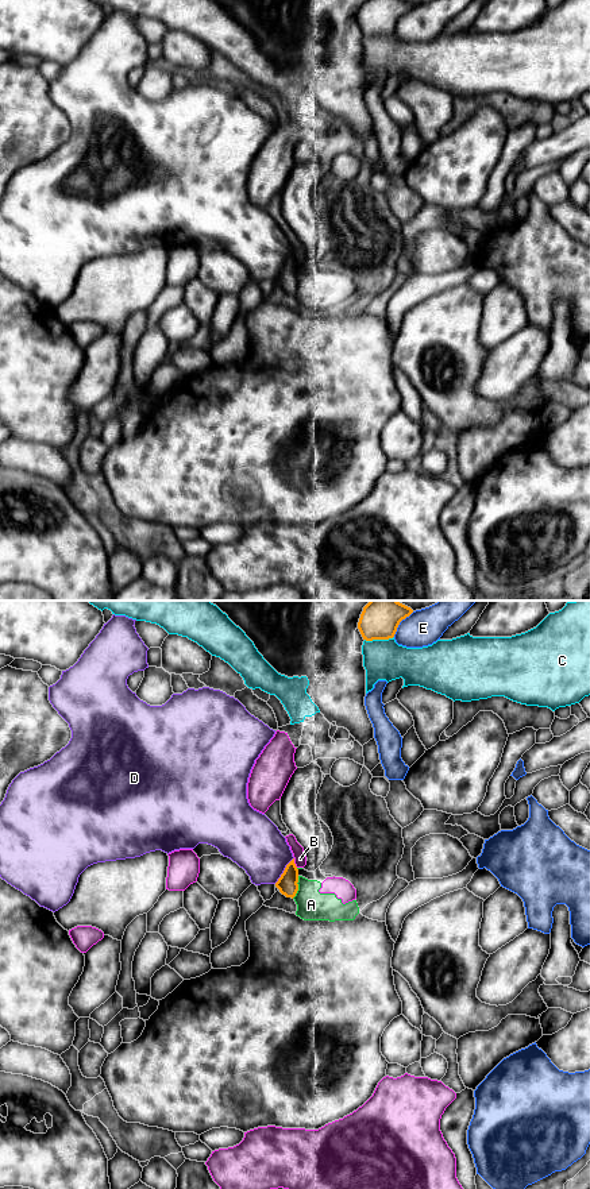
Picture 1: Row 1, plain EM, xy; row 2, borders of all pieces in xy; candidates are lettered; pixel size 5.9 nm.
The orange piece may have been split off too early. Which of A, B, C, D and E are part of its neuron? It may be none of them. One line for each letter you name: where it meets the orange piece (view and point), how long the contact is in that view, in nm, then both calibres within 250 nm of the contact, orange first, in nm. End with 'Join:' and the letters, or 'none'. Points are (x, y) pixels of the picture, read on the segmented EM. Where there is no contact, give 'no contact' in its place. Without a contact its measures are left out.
Join: none

